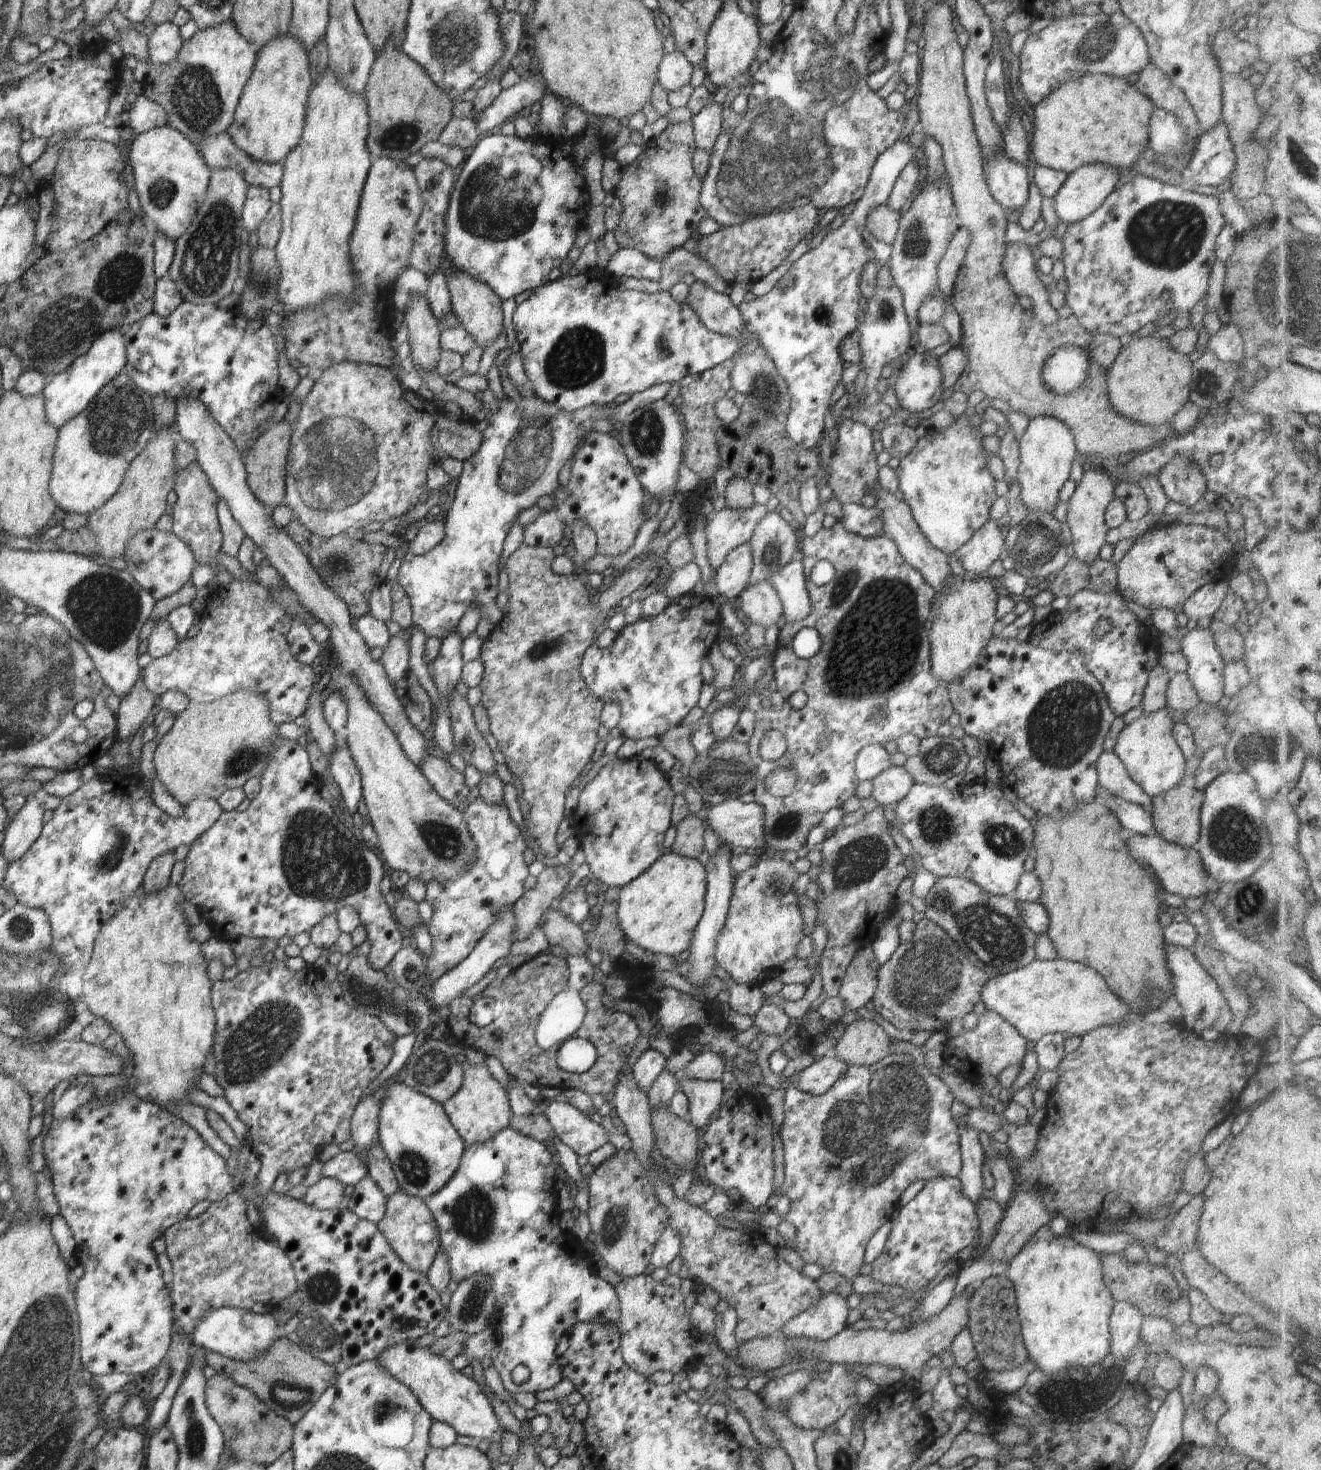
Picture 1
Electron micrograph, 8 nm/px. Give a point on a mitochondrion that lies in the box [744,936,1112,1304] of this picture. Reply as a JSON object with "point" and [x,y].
{"point":[863,1137]}

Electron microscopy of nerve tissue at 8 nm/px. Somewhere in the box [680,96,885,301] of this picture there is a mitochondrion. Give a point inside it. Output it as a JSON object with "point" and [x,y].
{"point":[769,216]}

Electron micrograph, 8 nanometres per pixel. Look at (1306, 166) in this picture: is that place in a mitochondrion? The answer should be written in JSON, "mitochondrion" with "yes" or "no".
{"mitochondrion":"yes"}

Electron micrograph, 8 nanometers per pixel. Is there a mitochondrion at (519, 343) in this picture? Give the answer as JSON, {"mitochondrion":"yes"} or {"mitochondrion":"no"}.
{"mitochondrion":"no"}

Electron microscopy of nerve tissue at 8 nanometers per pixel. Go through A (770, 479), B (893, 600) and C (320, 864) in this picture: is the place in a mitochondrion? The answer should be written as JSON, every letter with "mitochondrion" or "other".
{"A":"other","B":"mitochondrion","C":"mitochondrion"}

